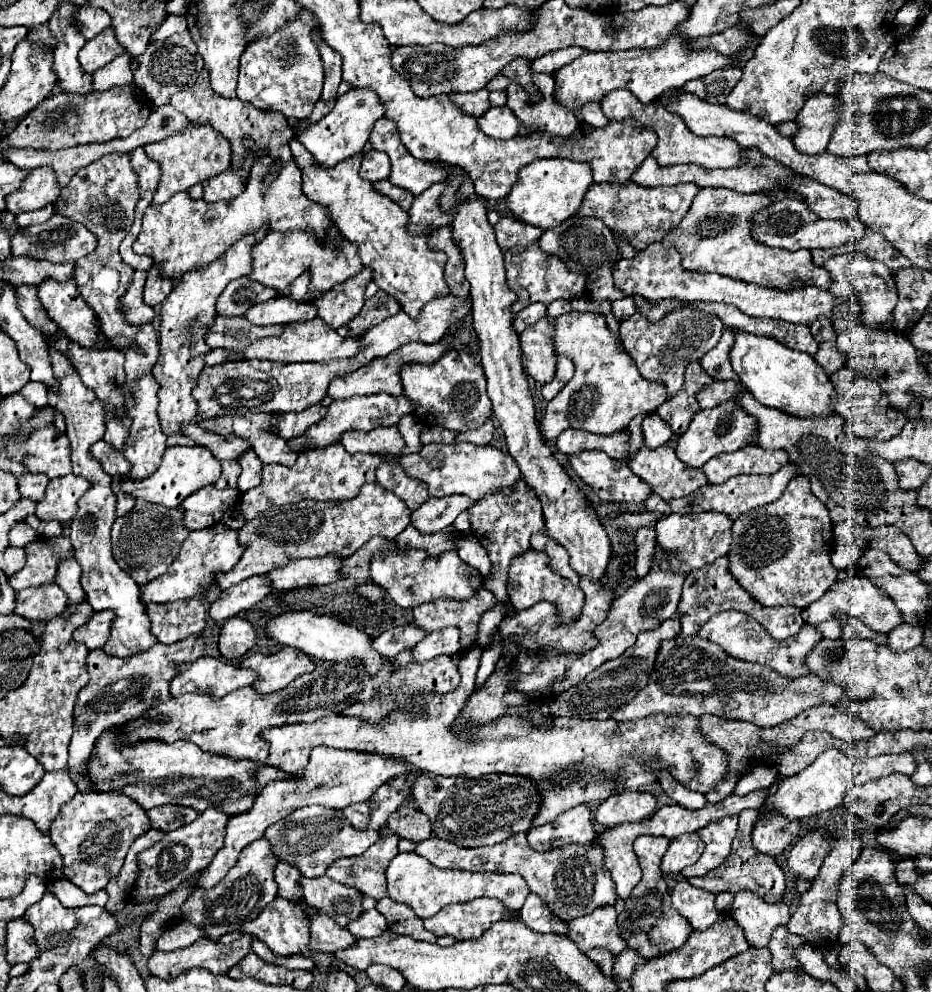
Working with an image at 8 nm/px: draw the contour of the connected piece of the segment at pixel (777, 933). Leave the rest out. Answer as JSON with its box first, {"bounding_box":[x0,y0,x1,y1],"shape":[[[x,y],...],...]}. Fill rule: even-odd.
{"bounding_box":[766,925,804,973],"shape":[[[780,925],[772,931],[772,939],[766,945],[772,953],[772,969],[774,973],[780,973],[780,969],[800,969],[800,963],[796,961],[794,951],[798,947],[804,947],[804,937],[792,935],[786,931],[786,925]]]}

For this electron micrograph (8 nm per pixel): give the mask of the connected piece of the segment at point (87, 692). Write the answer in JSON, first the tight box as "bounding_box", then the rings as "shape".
{"bounding_box":[68,637,204,783],"shape":[[[188,637],[188,641],[178,641],[172,645],[152,645],[146,653],[138,653],[136,657],[112,657],[102,649],[90,651],[86,663],[90,681],[84,689],[80,689],[74,705],[74,735],[70,741],[70,757],[68,757],[68,771],[72,779],[78,783],[84,779],[84,765],[92,753],[92,745],[108,725],[126,723],[128,719],[140,717],[150,705],[168,701],[168,685],[176,675],[176,663],[186,663],[190,659],[198,659],[204,655],[204,639],[202,637]]]}

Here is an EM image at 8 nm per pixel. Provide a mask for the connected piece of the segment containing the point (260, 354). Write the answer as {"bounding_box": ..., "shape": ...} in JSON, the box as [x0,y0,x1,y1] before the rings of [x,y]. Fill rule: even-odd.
{"bounding_box":[242,317,360,363],"shape":[[[318,317],[304,321],[304,323],[290,323],[284,325],[284,333],[280,337],[262,337],[252,341],[246,351],[242,351],[242,359],[268,359],[276,363],[300,363],[300,361],[316,361],[326,363],[332,359],[344,359],[352,357],[360,351],[360,341],[356,337],[340,337],[336,329],[328,327]]]}

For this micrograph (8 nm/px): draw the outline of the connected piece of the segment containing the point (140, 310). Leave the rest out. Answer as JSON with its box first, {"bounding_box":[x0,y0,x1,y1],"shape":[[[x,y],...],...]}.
{"bounding_box":[120,271,154,325],"shape":[[[136,271],[132,285],[124,293],[124,299],[120,299],[120,309],[124,309],[124,317],[130,321],[130,325],[142,325],[150,323],[154,319],[154,309],[144,305],[142,293],[146,283],[146,271]]]}

